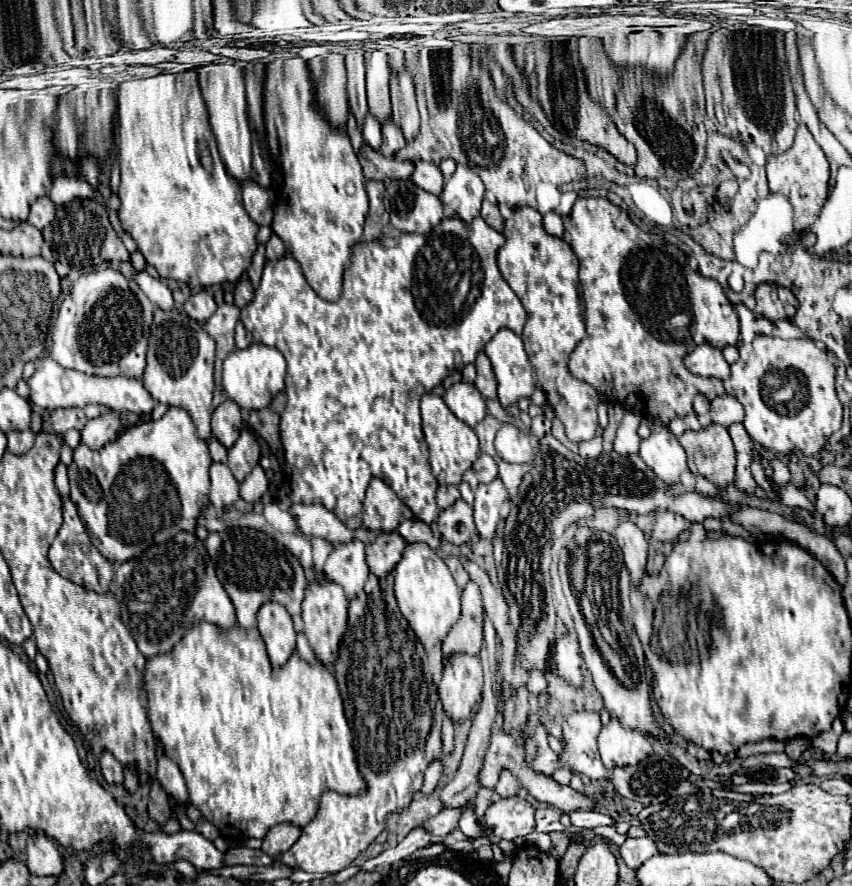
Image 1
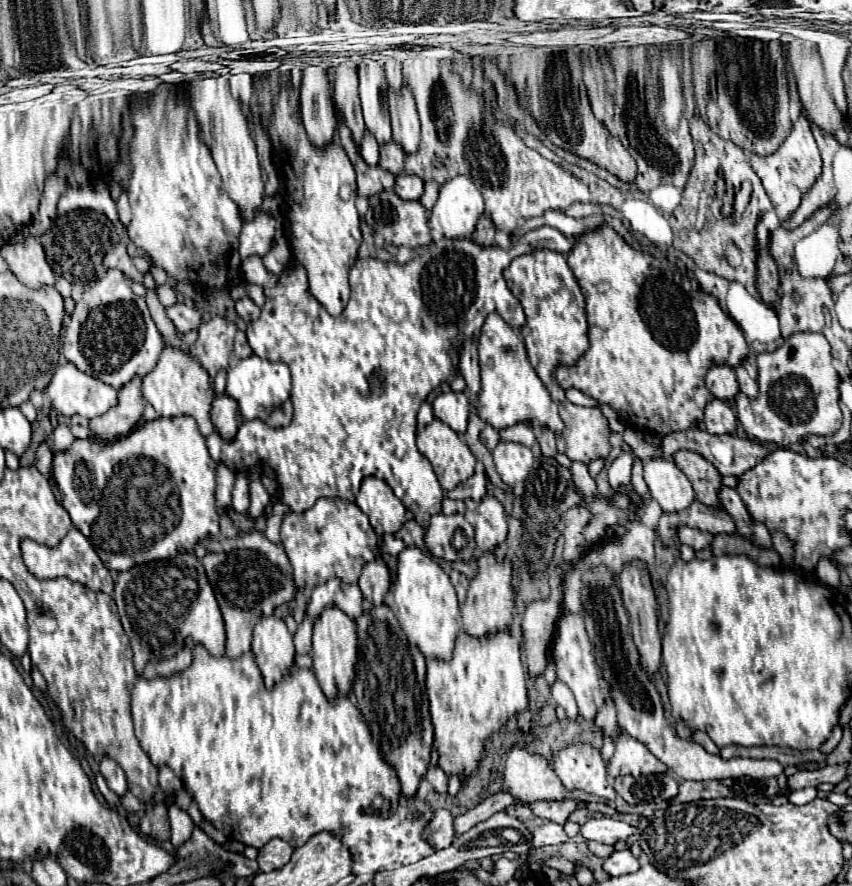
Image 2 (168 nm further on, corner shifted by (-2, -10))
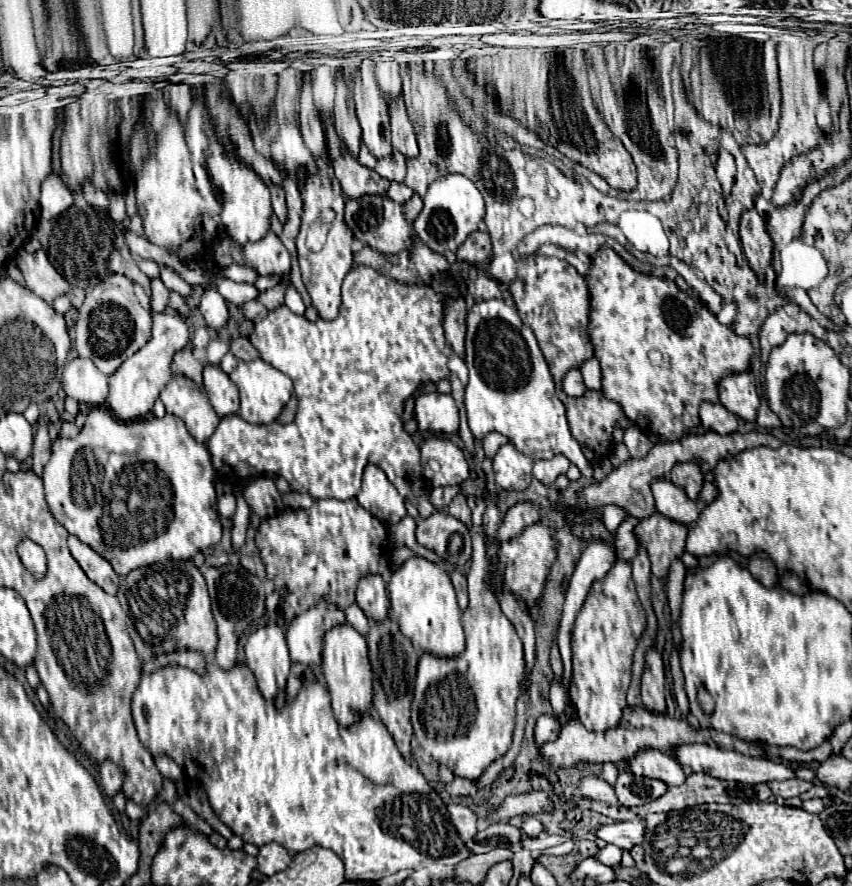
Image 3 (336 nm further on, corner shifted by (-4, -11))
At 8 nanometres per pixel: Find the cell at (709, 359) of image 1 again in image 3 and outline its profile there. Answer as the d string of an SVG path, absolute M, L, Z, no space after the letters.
M747 372L729 374L719 380L719 402L743 420L755 420L759 408L759 396Z

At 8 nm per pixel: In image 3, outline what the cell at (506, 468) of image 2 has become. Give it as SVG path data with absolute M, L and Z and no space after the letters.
M503 444L493 458L493 470L495 484L501 490L525 490L533 478L533 458L513 450L509 444Z

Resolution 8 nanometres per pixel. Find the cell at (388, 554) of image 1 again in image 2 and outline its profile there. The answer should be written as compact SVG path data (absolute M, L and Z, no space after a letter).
M377 559L363 567L363 573L359 577L359 589L365 599L369 599L373 605L381 605L389 587L391 587L391 575L383 561Z

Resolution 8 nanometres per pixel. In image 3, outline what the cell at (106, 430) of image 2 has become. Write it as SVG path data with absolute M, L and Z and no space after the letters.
M163 310L153 316L153 334L151 340L131 358L127 358L121 368L109 378L109 398L107 408L121 422L129 422L133 418L143 418L151 412L153 402L159 398L163 386L171 380L171 358L177 350L185 348L189 342L189 324L187 318L175 310Z

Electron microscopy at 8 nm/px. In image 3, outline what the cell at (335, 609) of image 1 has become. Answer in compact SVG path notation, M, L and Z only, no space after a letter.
M337 624L325 632L321 658L323 658L321 668L327 682L327 690L331 694L331 706L335 718L339 720L341 726L351 726L361 718L361 714L367 712L373 696L373 672L367 658L365 638L353 626Z

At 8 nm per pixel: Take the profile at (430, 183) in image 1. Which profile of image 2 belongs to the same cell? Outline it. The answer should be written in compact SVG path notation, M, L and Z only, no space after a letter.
M397 175L395 177L395 193L403 199L419 199L423 195L423 181L417 175Z

